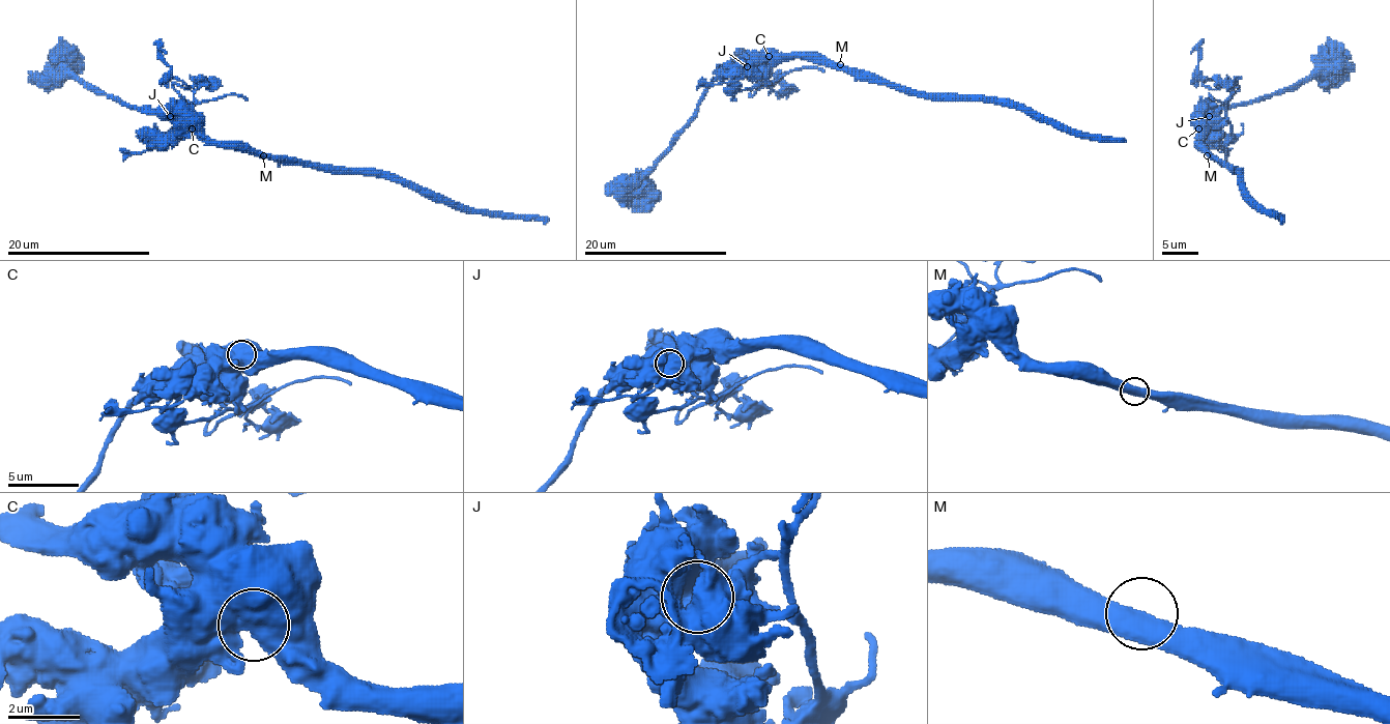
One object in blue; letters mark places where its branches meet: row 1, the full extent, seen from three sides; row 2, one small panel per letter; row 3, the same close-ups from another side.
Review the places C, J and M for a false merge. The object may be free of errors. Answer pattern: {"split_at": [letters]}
{"split_at": ["J"]}

